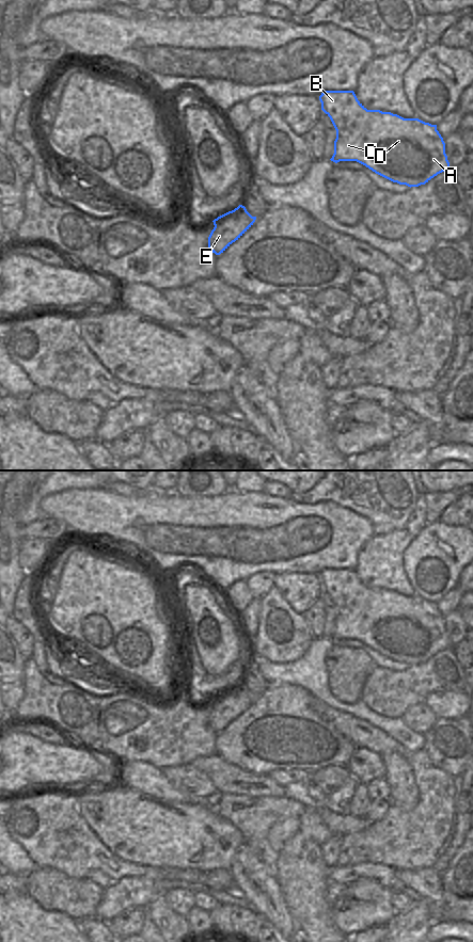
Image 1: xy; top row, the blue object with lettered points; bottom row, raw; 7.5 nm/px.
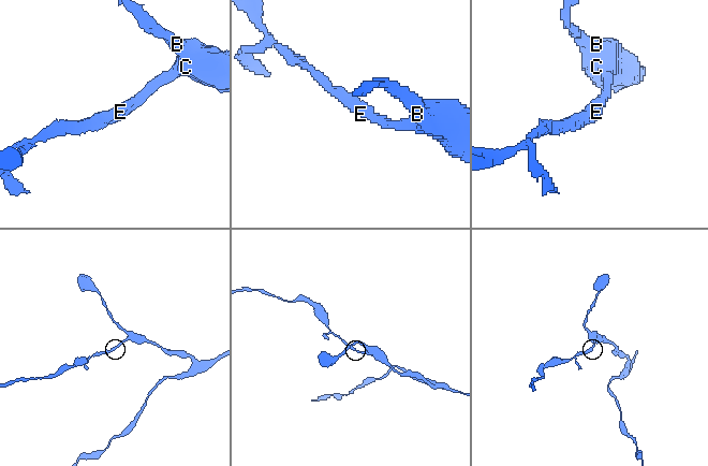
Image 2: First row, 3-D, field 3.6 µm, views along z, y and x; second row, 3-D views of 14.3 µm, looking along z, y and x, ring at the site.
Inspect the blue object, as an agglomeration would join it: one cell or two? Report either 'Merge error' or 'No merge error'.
No merge error.

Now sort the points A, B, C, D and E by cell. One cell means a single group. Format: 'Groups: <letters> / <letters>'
Groups: A B C D E.

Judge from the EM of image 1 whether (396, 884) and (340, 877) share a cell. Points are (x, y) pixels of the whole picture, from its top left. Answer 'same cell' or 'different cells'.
same cell

